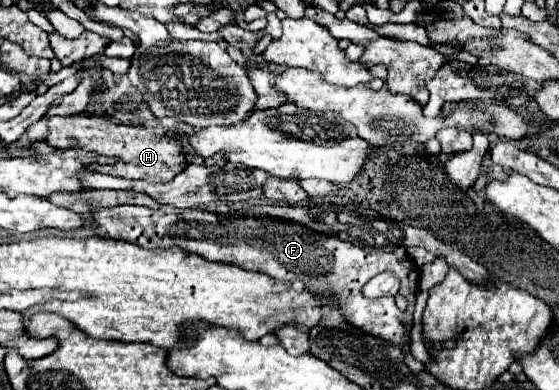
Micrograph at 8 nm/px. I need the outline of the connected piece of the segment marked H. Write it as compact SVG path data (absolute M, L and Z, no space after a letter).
M87 113L71 115L71 117L43 117L47 121L47 137L45 143L55 149L67 149L77 147L85 149L97 155L113 157L117 159L113 165L89 165L91 171L111 173L117 177L129 177L129 179L145 179L153 183L171 181L177 171L183 171L185 155L179 151L177 143L171 143L171 139L163 139L163 127L145 129L145 127L131 127L131 125L117 125L111 119L105 119L101 115L89 117Z

